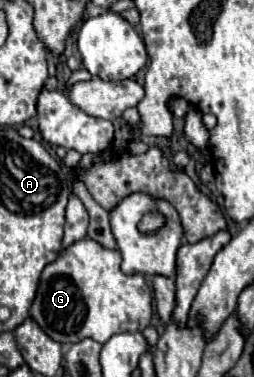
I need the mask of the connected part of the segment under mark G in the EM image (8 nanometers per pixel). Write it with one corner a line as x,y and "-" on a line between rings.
86,238
62,250
60,256
44,268
30,316
60,344
76,344
84,338
104,344
114,334
144,330
150,324
152,292
144,276
126,276
120,270
118,250
102,248
98,242

